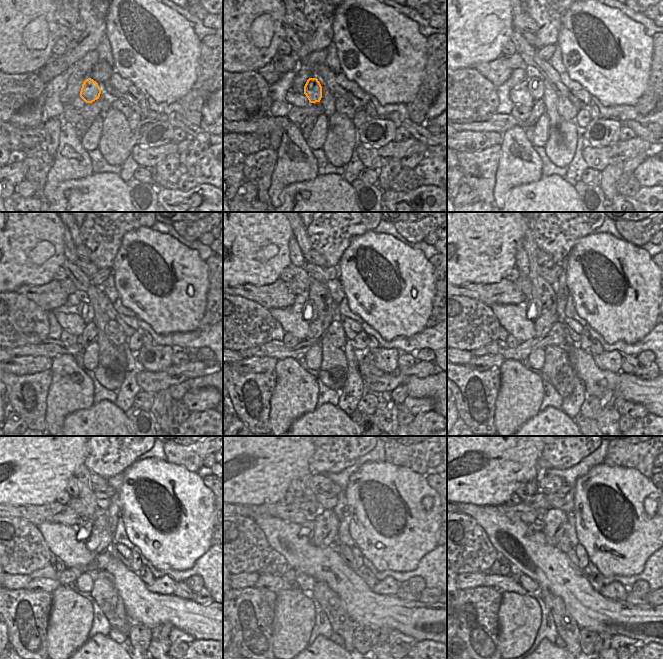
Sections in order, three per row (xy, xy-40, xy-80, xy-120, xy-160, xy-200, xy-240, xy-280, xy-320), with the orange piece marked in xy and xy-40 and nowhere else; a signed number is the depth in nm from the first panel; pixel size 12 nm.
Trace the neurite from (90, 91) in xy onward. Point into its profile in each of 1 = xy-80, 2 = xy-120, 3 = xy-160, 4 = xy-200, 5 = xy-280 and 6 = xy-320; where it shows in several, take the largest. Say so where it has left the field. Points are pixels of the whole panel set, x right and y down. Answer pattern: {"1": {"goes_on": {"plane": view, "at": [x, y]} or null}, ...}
{"1": {"goes_on": {"plane": "xy-80", "at": [535, 85]}}, "2": {"goes_on": {"plane": "xy-120", "at": [85, 310]}}, "3": {"goes_on": {"plane": "xy-160", "at": [309, 302]}}, "4": {"goes_on": {"plane": "xy-200", "at": [529, 301]}}, "5": {"goes_on": {"plane": "xy-280", "at": [310, 524]}}, "6": {"goes_on": {"plane": "xy-320", "at": [537, 525]}}}

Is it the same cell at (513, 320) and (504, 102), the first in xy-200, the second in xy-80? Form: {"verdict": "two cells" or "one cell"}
{"verdict": "two cells"}

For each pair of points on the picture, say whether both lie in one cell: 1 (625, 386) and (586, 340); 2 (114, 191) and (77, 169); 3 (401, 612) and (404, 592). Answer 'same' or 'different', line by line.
1: different
2: different
3: different

